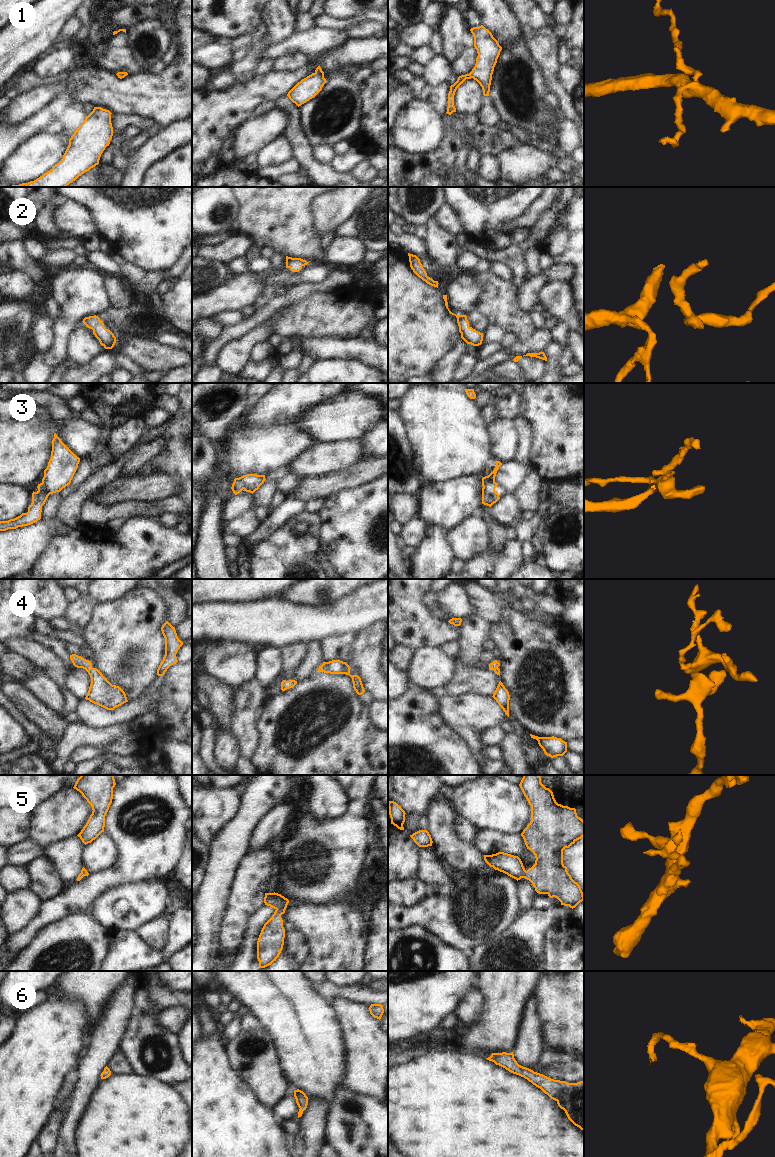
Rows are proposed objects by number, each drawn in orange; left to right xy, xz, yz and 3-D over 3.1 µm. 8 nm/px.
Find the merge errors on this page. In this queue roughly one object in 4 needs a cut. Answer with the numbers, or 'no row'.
3.

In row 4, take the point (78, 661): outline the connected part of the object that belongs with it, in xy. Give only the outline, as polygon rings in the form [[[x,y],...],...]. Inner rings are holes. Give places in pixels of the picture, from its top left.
[[[76,654],[70,655],[70,659],[75,667],[85,669],[90,675],[91,684],[86,700],[107,710],[114,710],[128,702],[125,692],[119,686],[112,685],[98,669],[93,668],[91,661]]]

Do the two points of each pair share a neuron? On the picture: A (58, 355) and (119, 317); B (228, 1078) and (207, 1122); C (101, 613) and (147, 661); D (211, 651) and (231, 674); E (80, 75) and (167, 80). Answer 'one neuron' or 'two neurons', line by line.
A: two neurons
B: one neuron
C: one neuron
D: one neuron
E: one neuron

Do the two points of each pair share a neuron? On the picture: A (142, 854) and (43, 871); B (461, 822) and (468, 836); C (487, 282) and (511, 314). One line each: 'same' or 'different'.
A: different
B: same
C: same

